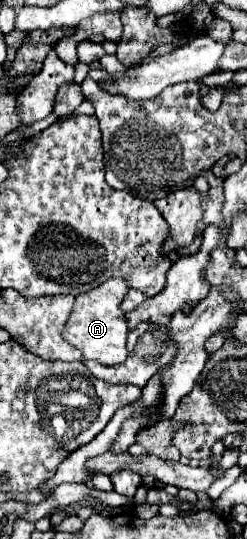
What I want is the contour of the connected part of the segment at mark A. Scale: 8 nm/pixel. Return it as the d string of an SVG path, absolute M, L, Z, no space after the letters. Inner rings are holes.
M114 277L114 279L104 281L100 287L88 291L88 293L80 293L76 297L74 309L64 325L64 341L68 341L72 347L80 349L84 361L96 361L106 367L120 365L126 361L128 327L126 327L124 311L120 309L120 303L126 297L128 289L130 287L124 279Z

